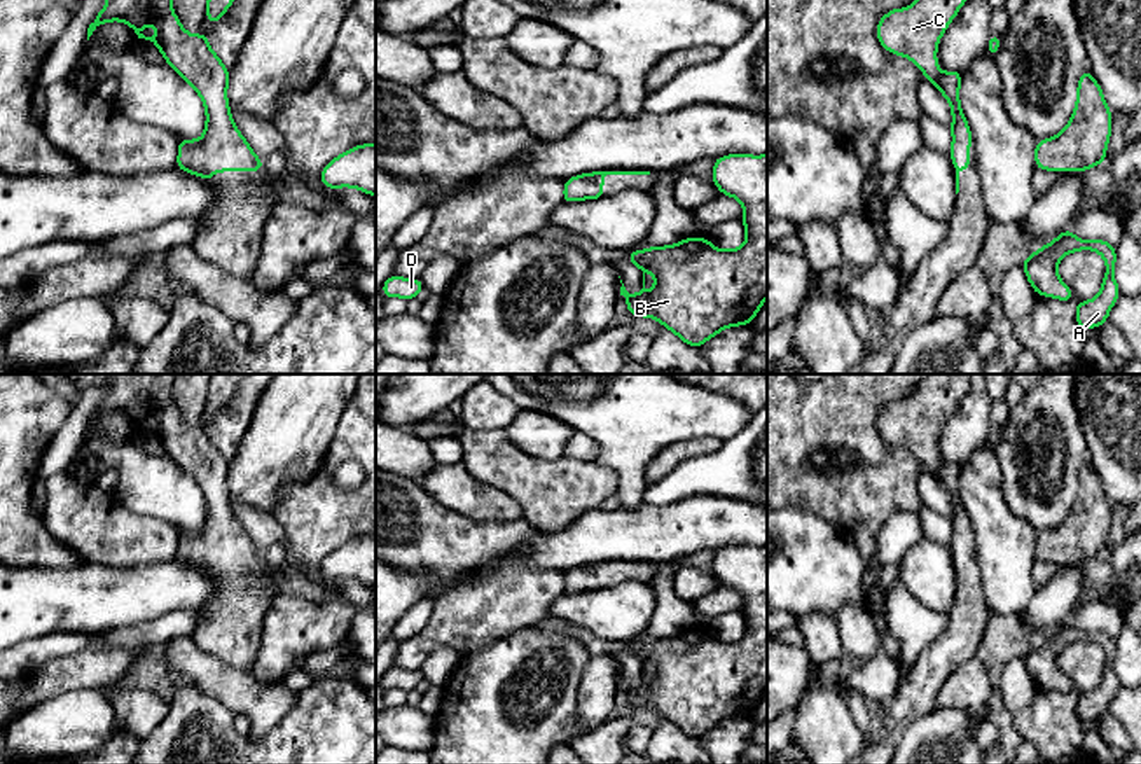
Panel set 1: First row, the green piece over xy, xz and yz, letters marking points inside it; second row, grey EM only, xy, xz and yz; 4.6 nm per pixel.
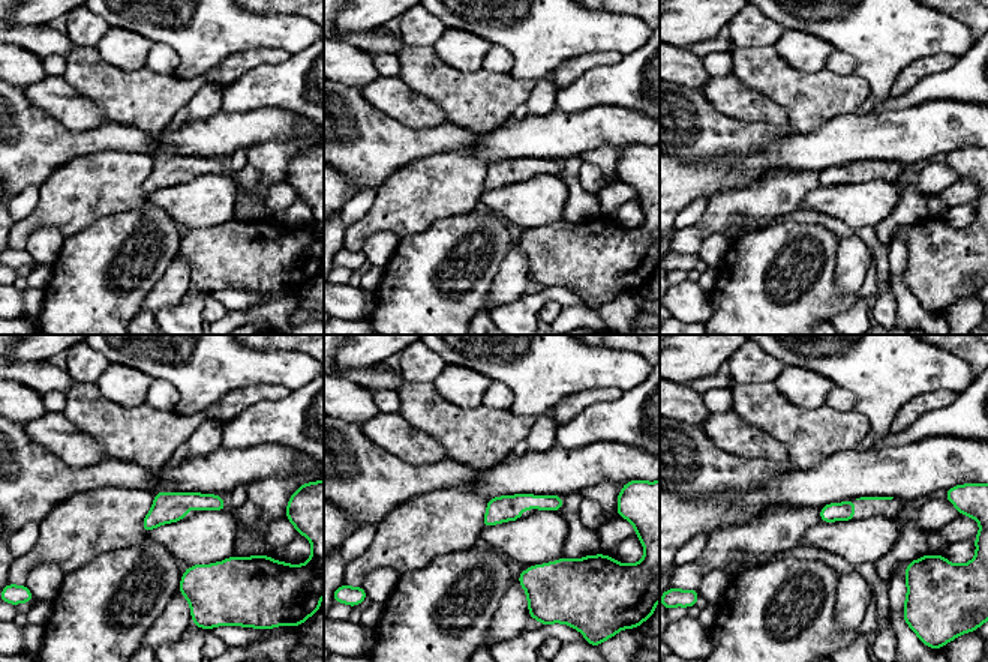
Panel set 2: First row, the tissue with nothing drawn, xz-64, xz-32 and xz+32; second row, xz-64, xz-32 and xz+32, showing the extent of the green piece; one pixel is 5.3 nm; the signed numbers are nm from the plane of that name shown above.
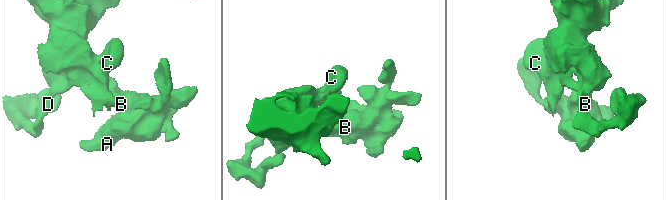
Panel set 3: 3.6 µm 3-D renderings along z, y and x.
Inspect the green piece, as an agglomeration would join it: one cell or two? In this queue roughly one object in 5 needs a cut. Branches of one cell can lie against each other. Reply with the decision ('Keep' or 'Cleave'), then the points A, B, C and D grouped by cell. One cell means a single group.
Keep. Groups: A B C D

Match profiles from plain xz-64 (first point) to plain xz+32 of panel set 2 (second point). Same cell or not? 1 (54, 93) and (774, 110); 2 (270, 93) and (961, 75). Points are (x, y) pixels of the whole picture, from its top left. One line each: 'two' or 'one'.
1: one
2: one

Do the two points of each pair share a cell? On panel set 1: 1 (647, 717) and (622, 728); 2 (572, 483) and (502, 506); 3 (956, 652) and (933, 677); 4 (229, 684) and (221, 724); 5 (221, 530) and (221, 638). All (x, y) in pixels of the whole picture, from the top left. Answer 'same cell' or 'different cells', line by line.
1: same cell
2: different cells
3: same cell
4: different cells
5: same cell

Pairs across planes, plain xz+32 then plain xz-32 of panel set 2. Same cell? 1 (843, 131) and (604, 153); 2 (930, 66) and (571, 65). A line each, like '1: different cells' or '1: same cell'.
1: different cells
2: same cell

